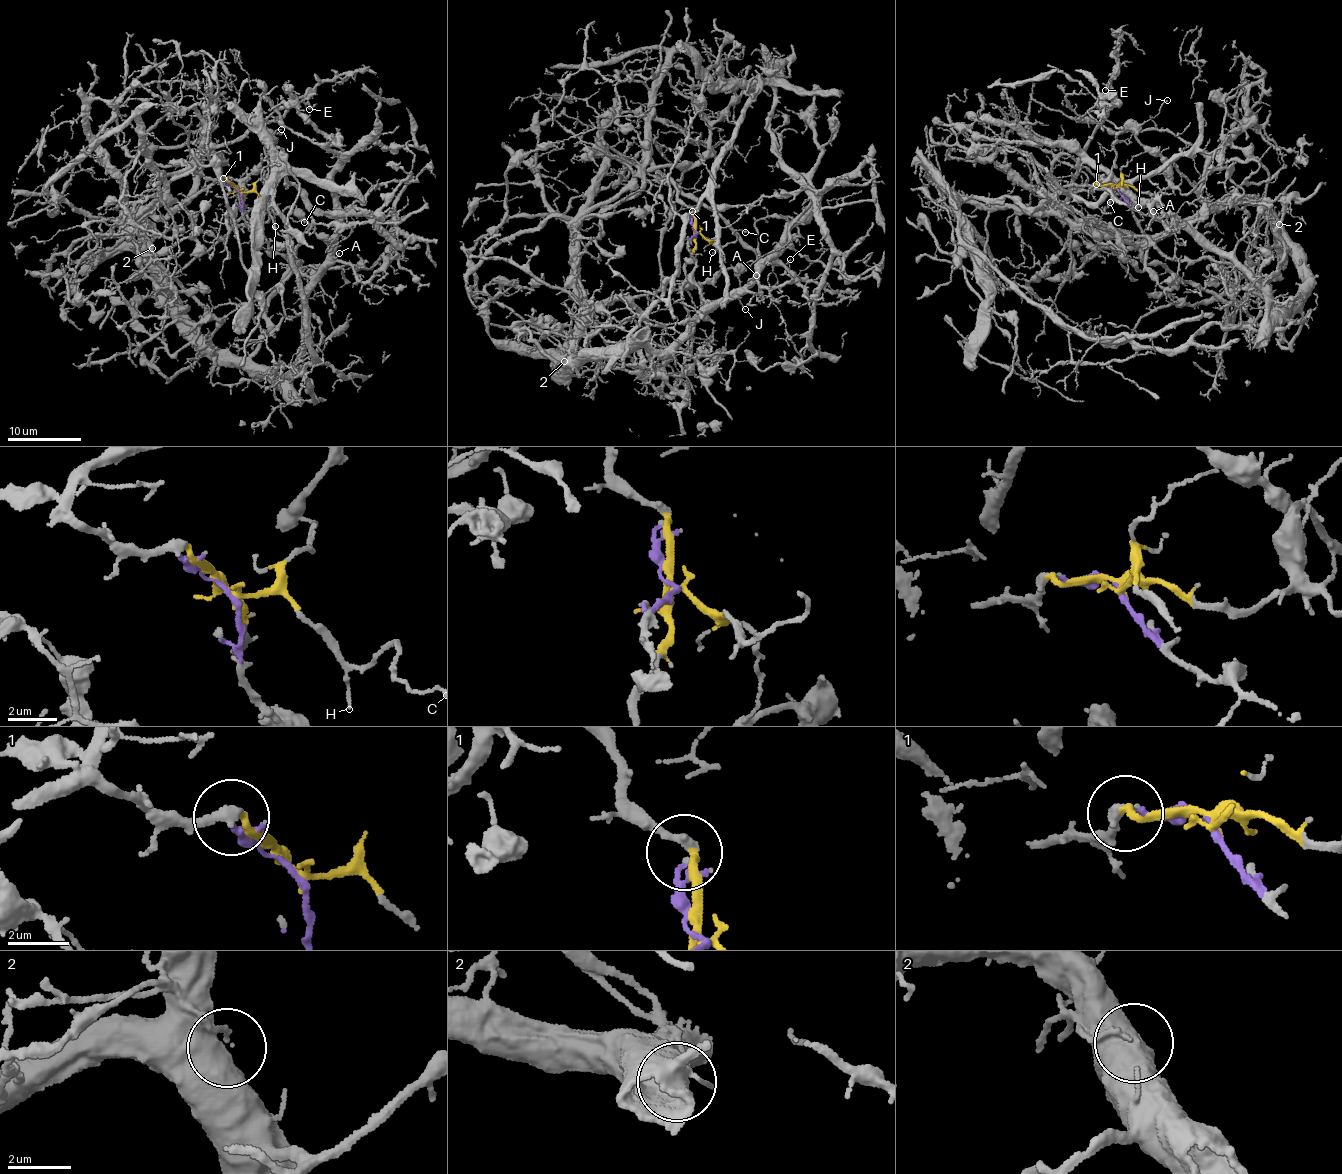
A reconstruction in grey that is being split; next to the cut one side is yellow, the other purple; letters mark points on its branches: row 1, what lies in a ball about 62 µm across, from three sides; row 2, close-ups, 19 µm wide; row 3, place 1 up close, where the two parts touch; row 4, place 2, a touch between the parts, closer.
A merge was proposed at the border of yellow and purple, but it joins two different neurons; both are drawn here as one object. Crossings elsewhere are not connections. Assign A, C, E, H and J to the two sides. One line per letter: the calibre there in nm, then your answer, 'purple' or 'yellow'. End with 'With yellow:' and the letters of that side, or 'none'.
A: 120 nm | purple
C: 140 nm | yellow
E: 90 nm | yellow
H: 120 nm | yellow
J: 130 nm | purple
With yellow: C, E, H

